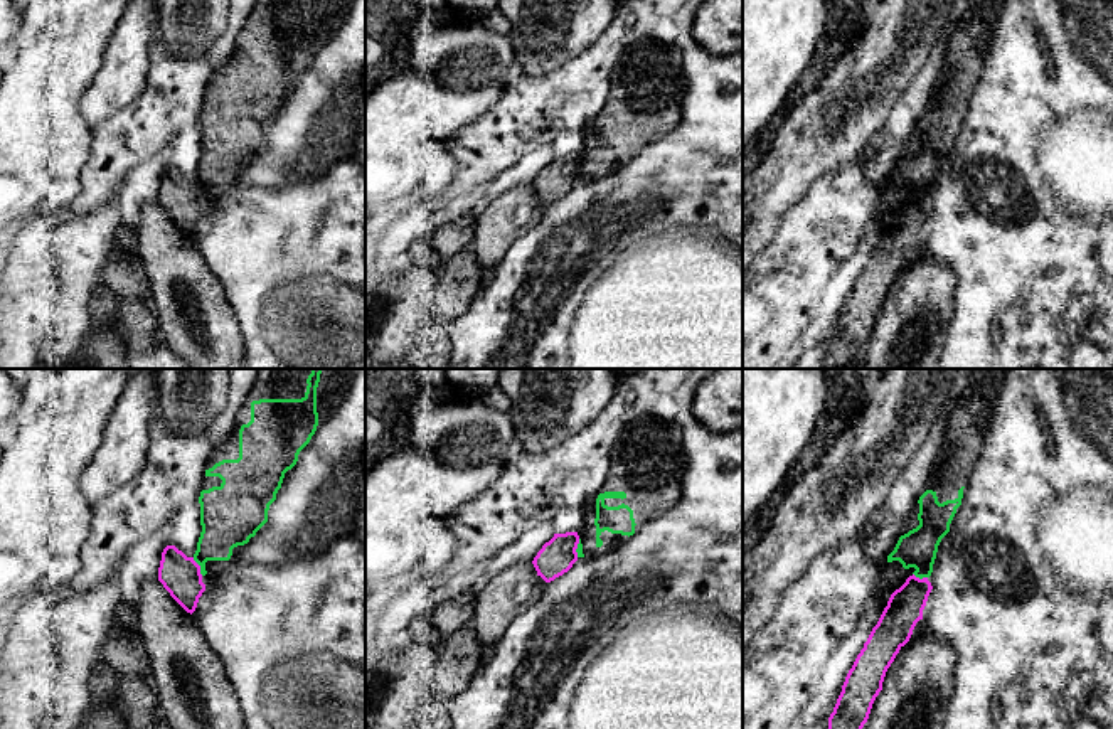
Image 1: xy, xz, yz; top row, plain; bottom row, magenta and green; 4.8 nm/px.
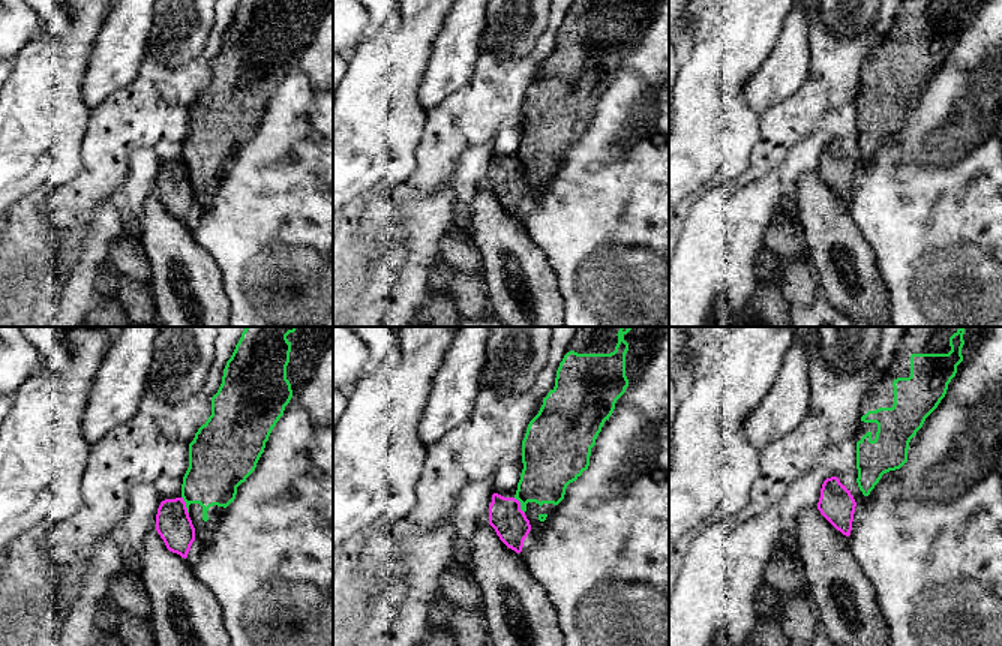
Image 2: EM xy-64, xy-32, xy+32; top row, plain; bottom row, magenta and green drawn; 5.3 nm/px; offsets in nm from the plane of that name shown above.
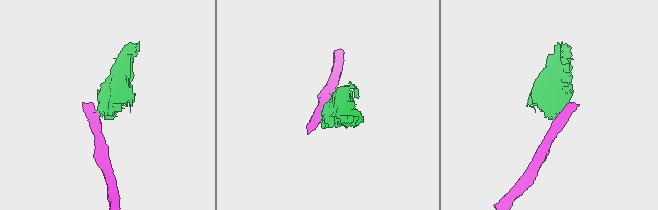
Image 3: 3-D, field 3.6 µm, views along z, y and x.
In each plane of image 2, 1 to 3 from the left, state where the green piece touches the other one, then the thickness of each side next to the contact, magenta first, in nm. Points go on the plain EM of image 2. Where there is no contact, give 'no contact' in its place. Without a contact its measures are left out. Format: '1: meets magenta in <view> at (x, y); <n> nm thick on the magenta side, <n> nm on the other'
1: meets magenta in xy-64 at (185, 170); 190 nm thick on the magenta side, 300 nm on the other
2: meets magenta in xy-32 at (519, 170); 190 nm thick on the magenta side, 280 nm on the other
3: no contact

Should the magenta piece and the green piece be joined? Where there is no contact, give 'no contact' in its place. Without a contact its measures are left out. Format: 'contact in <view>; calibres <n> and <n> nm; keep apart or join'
contact in xy; calibres 190 and 240 nm; keep apart

